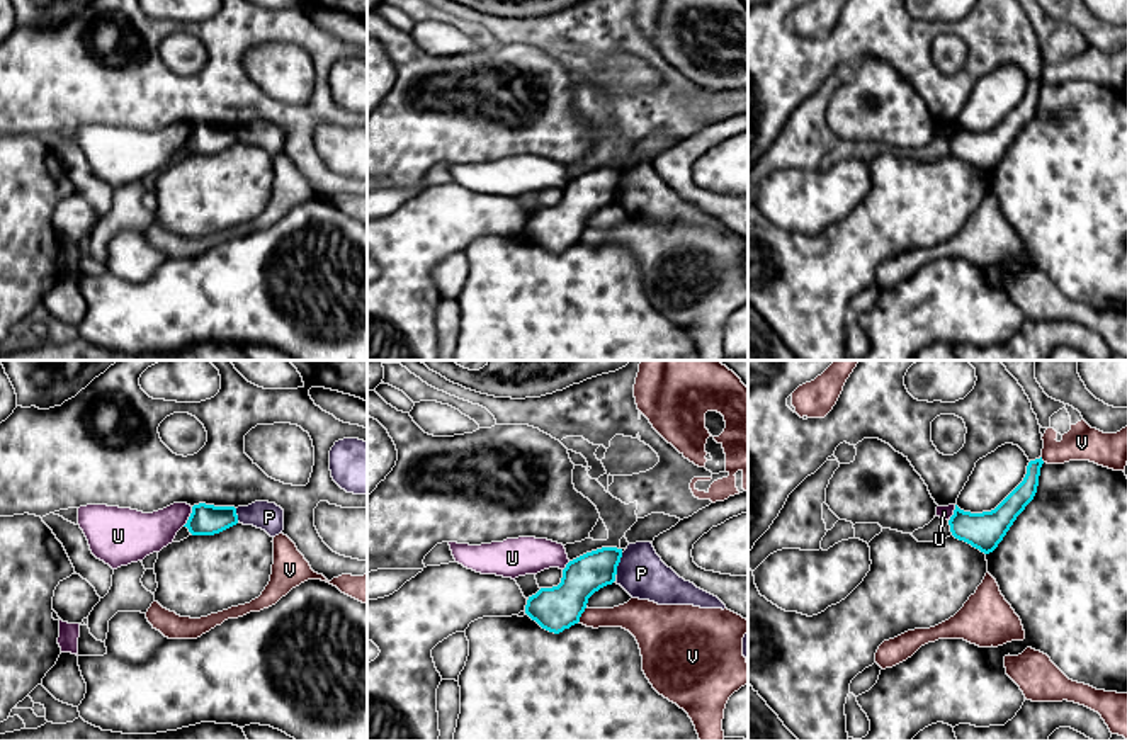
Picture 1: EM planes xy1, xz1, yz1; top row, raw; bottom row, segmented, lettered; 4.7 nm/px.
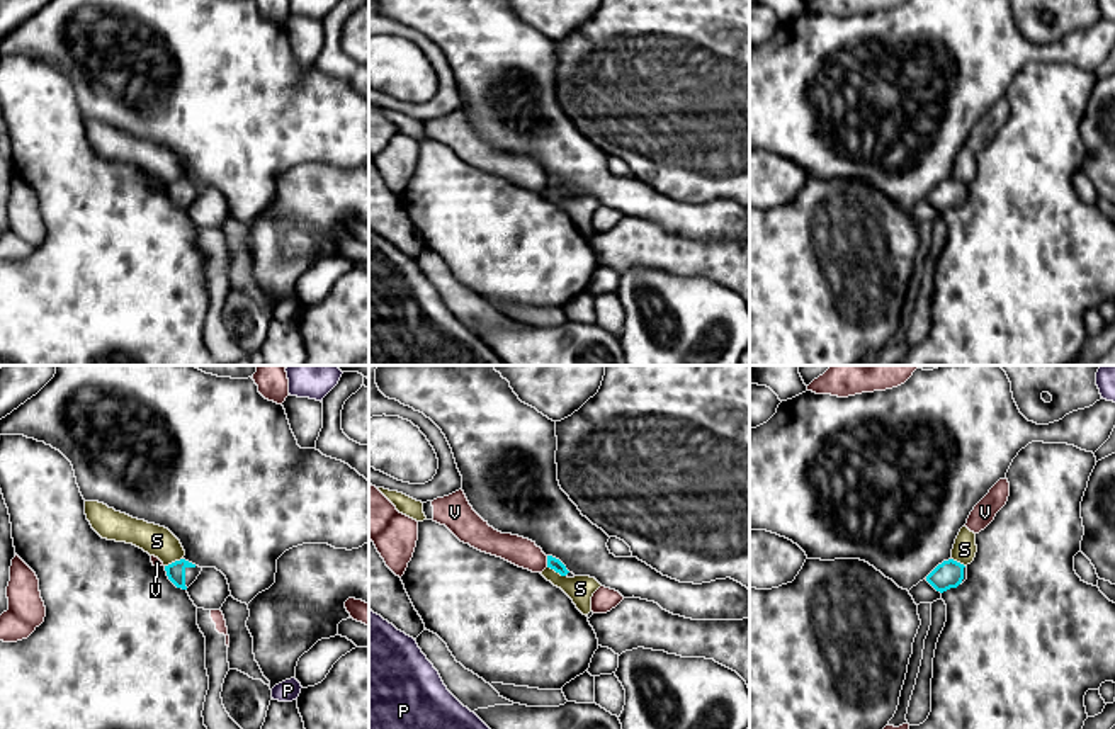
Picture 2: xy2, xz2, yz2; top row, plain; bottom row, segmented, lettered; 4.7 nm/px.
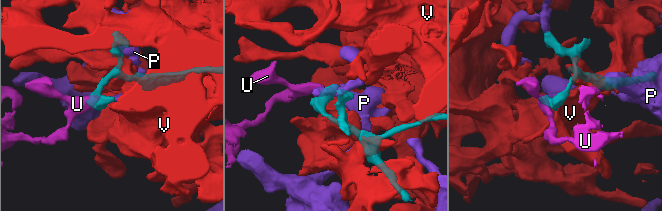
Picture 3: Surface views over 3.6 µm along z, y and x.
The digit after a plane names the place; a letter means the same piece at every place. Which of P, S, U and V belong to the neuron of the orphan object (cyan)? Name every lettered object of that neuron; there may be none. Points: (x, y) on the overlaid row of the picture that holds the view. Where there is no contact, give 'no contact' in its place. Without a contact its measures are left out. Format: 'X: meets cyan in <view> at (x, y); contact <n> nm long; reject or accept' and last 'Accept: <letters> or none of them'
P: meets cyan in xz1 at (617, 563); contact 110 nm long; reject
S: meets cyan in xy2 at (175, 561); contact 100 nm long; reject
U: meets cyan in xy1 at (189, 517); contact 110 nm long; reject
V: meets cyan in xz1 at (582, 612); contact 80 nm long; reject
Accept: none of them

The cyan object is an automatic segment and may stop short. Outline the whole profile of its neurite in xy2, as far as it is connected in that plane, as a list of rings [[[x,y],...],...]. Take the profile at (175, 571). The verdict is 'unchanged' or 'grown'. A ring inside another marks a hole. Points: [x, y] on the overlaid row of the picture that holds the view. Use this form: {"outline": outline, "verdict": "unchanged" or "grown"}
{"outline": [[[180,559],[180,561],[175,561],[168,566],[165,566],[165,571],[167,571],[168,579],[177,588],[187,590],[197,579],[202,568],[199,568],[185,559]]], "verdict": "grown"}

